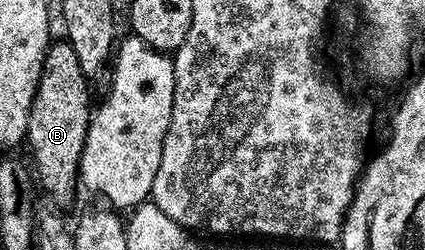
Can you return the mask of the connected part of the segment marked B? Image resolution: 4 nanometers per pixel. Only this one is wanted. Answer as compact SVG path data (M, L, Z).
M52 42L45 53L37 93L33 97L25 143L35 150L35 175L56 208L67 207L74 201L75 187L77 191L79 183L79 162L93 110L87 83L89 76L81 73L77 53L73 53L70 43Z

